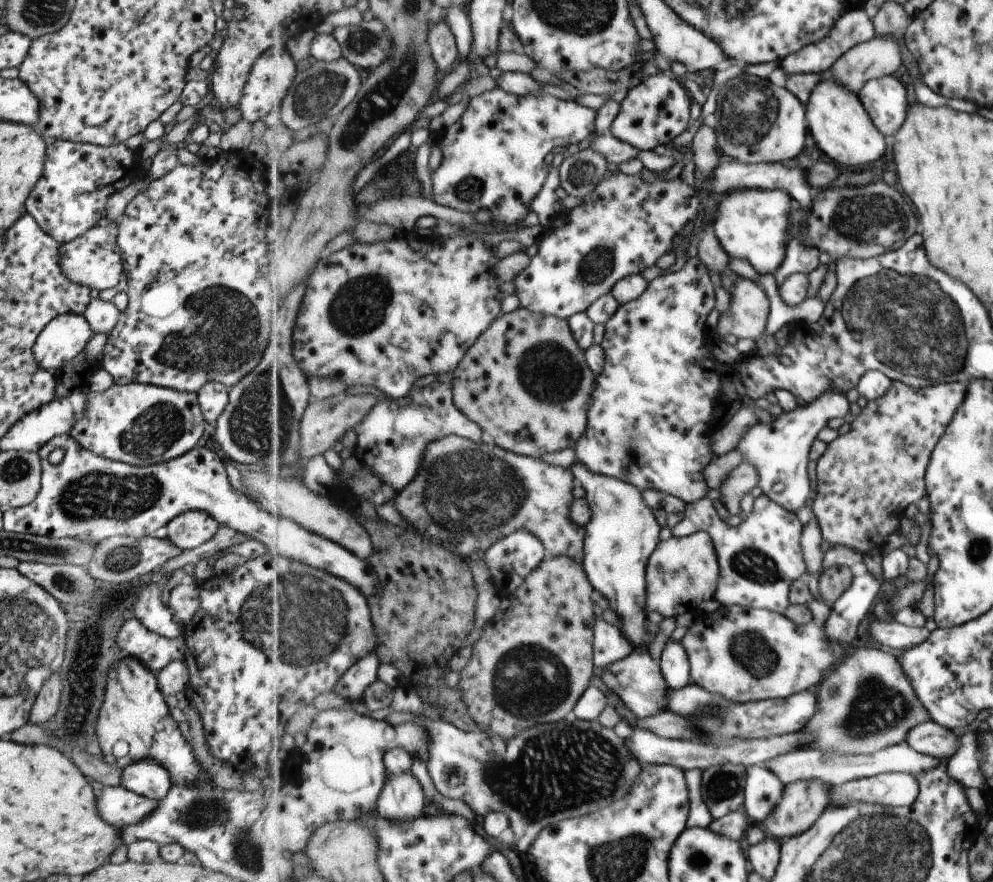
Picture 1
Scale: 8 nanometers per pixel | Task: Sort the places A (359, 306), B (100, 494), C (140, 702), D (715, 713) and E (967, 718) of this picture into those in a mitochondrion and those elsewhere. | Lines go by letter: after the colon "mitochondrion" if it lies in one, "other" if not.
A: mitochondrion
B: mitochondrion
C: other
D: mitochondrion
E: other

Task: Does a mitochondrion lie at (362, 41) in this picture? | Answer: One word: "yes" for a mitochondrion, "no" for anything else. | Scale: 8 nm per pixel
yes

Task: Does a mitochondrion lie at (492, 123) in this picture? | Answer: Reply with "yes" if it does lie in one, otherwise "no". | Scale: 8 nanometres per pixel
no

